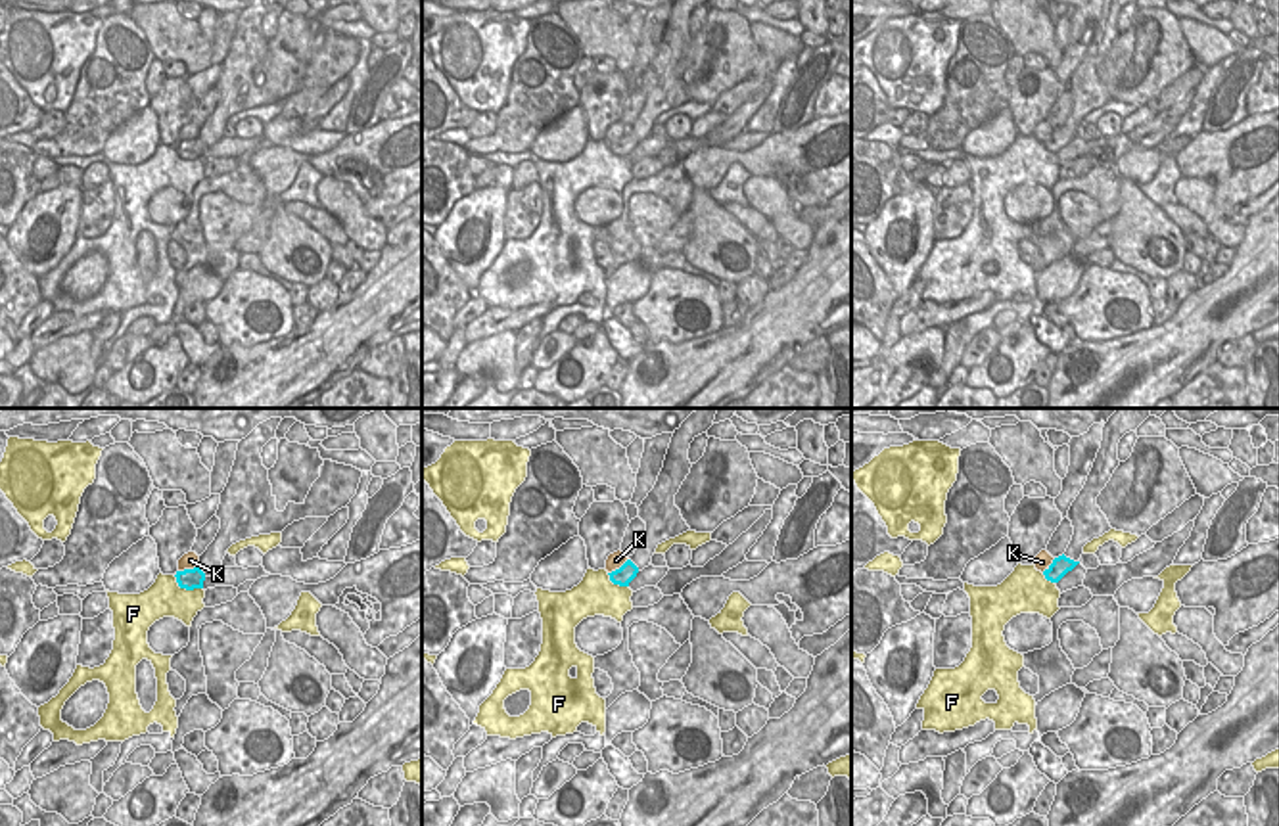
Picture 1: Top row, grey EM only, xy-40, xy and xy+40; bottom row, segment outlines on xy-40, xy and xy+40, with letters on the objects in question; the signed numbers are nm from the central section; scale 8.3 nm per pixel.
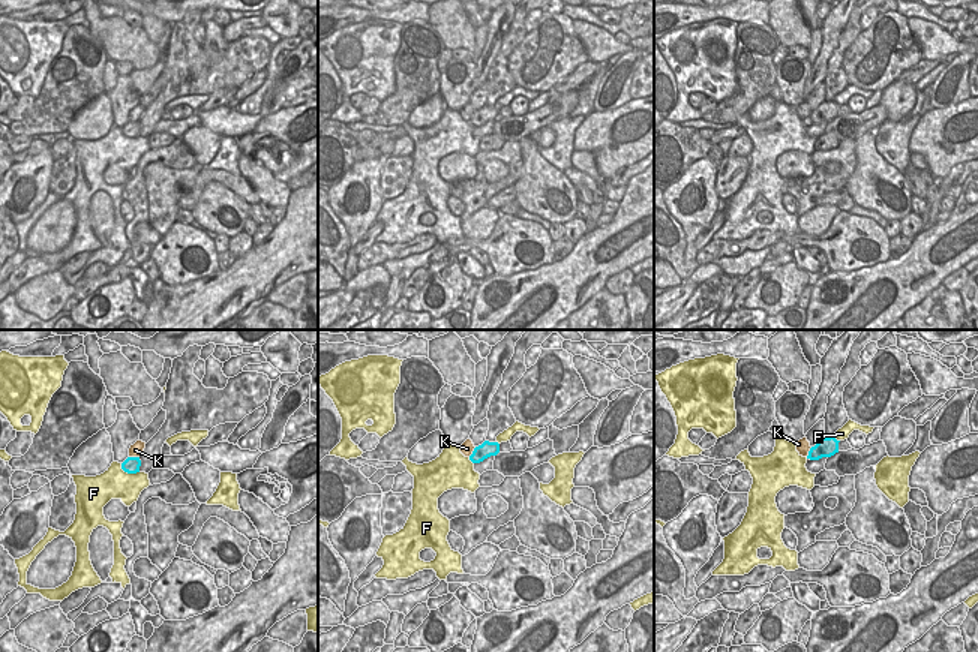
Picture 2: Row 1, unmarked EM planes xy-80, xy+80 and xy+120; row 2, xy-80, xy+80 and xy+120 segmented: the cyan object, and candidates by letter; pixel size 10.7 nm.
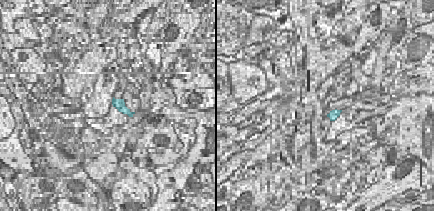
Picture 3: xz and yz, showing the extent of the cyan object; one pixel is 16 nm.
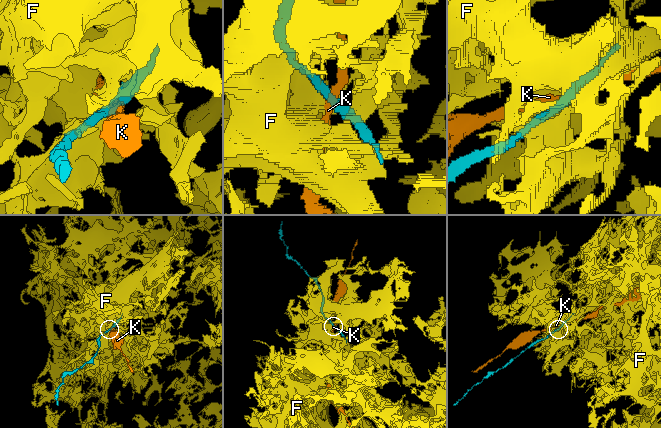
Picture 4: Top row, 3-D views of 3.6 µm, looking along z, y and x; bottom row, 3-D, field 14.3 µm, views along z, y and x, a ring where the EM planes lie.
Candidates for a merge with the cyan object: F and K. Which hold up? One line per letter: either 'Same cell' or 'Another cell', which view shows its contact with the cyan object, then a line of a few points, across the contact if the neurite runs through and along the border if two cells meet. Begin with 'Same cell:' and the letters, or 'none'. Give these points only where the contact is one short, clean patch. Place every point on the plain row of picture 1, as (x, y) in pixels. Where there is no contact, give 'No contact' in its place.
Same cell: none
F: Another cell. Touches cyan in xy-40
K: Another cell. Touches cyan in xy. Line: xy (627, 129), (608, 144).

